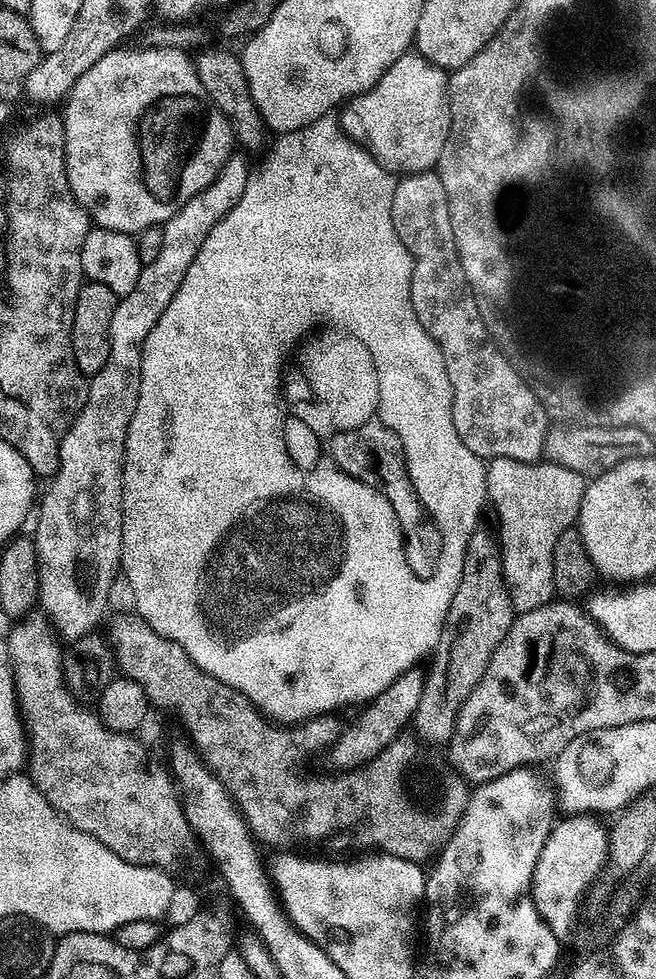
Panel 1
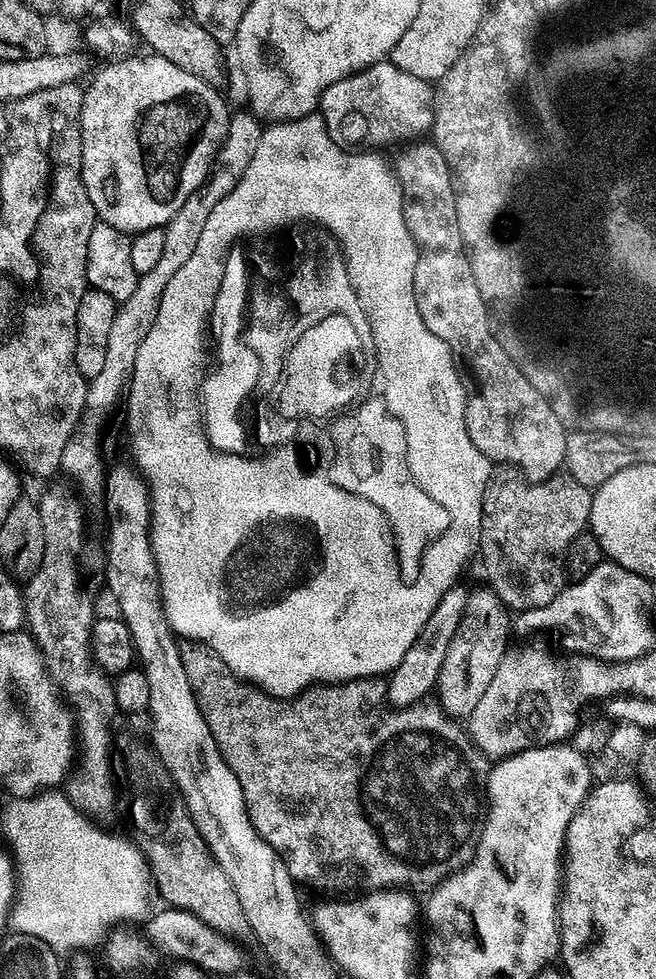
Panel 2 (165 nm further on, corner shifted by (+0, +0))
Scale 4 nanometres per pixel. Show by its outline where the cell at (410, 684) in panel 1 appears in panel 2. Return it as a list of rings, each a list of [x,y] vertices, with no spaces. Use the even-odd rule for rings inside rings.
[[[457,582],[450,590],[446,590],[446,594],[442,594],[442,602],[434,607],[434,614],[426,618],[426,626],[422,626],[418,638],[414,638],[410,650],[402,654],[402,662],[398,662],[398,666],[387,677],[388,699],[393,705],[409,708],[412,704],[421,703],[427,697],[424,695],[435,689],[442,662],[446,662],[446,650],[450,650],[450,642],[454,642],[454,634],[462,622],[462,614],[466,614],[469,593],[469,586],[464,585],[464,582]]]

